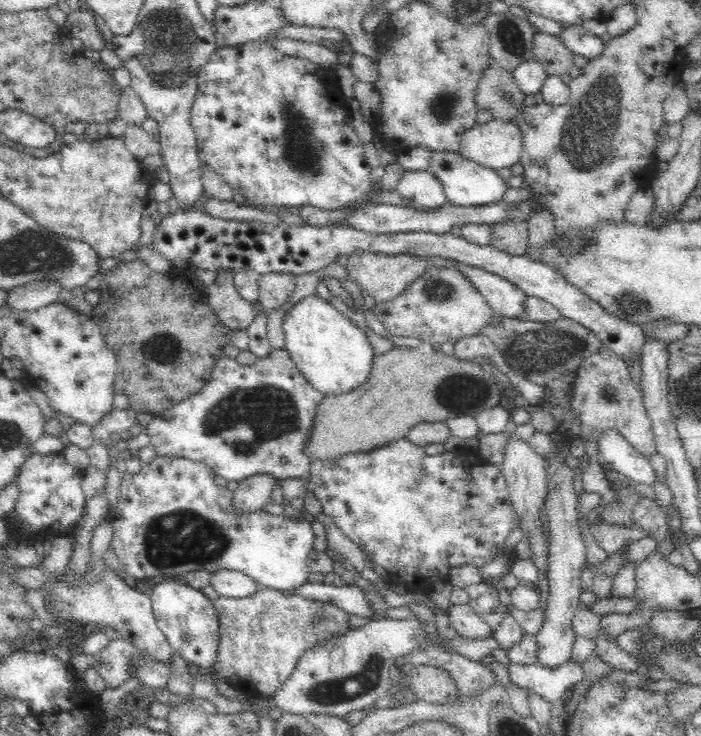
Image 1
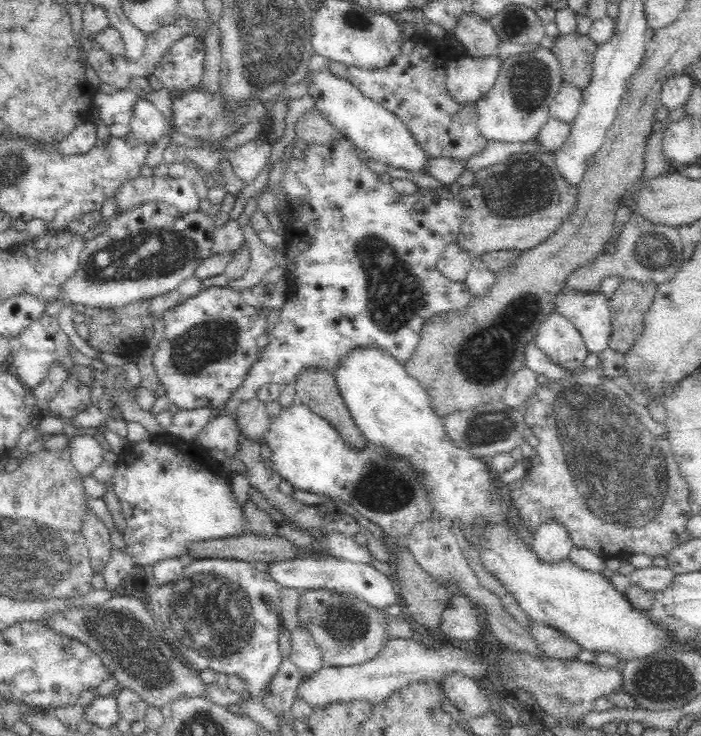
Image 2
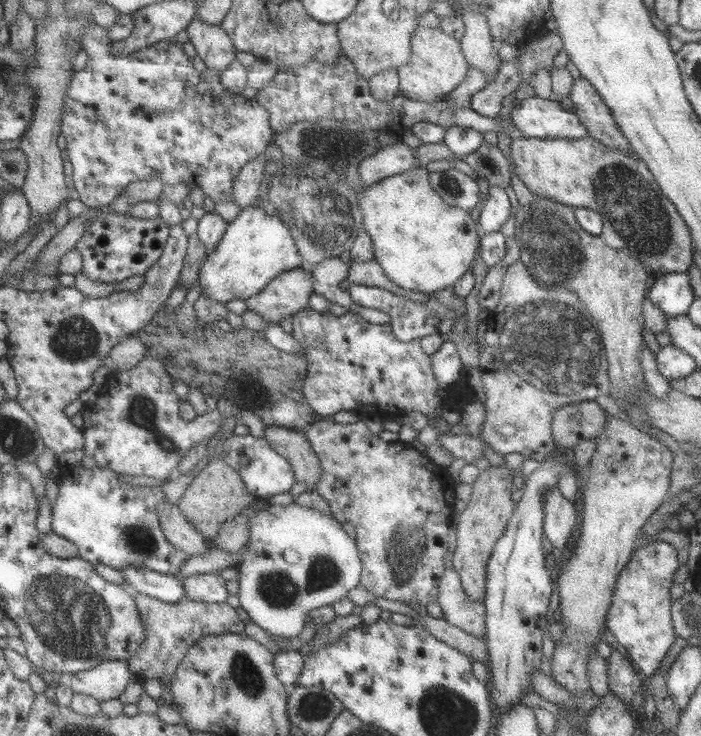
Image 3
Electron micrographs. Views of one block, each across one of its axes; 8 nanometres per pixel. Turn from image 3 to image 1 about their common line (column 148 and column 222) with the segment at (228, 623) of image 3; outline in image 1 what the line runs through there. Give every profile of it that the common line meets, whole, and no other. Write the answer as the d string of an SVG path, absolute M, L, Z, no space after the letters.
M264 587L248 597L218 596L213 602L220 615L220 644L212 671L234 690L244 694L248 700L255 696L273 696L300 662L300 656L328 644L330 640L342 638L354 630L350 624L350 613L332 601L320 601L301 596L298 592Z

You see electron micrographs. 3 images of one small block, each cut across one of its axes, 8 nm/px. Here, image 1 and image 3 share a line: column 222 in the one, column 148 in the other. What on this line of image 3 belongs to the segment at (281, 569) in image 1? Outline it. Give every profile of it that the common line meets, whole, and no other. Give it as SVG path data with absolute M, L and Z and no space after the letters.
M96 466L95 470L71 472L61 480L60 495L55 503L53 530L79 547L79 557L96 564L117 569L127 567L148 568L163 574L179 574L191 555L174 545L164 533L157 507L167 500L160 486L140 487L119 480L111 468Z

